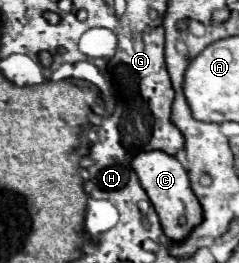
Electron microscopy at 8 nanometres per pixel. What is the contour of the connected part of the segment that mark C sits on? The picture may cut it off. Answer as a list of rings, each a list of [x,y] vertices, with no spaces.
[[[140,151],[132,159],[132,169],[136,171],[144,191],[148,193],[148,197],[160,217],[160,223],[162,223],[166,237],[170,237],[174,241],[188,237],[192,227],[202,221],[202,207],[190,189],[188,173],[180,165],[180,161],[174,155],[168,155],[164,151]]]

